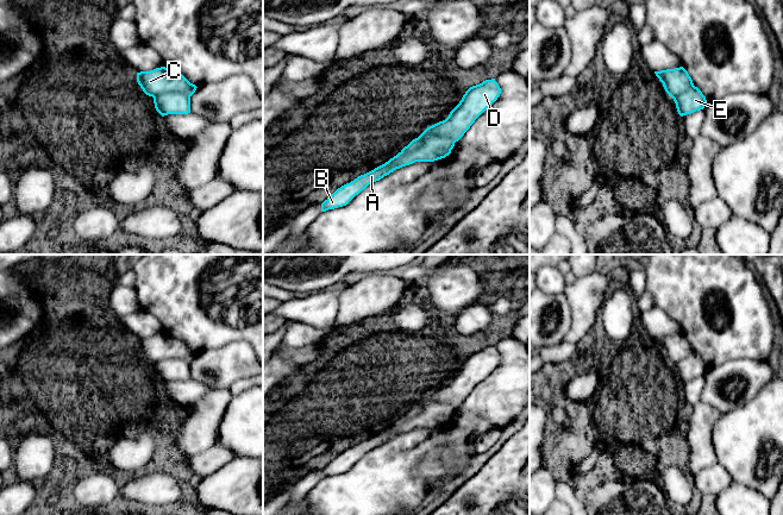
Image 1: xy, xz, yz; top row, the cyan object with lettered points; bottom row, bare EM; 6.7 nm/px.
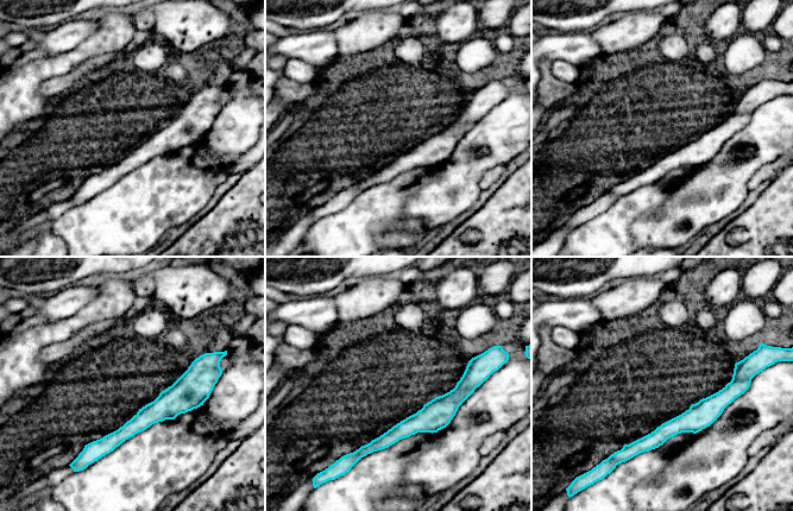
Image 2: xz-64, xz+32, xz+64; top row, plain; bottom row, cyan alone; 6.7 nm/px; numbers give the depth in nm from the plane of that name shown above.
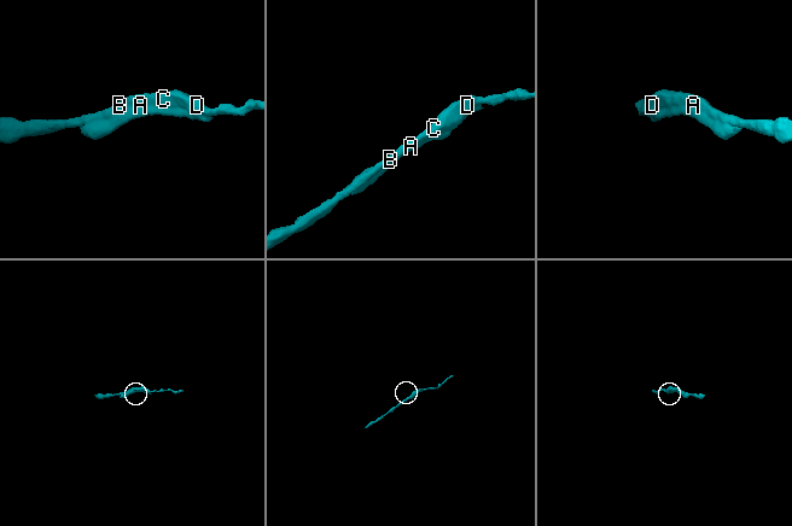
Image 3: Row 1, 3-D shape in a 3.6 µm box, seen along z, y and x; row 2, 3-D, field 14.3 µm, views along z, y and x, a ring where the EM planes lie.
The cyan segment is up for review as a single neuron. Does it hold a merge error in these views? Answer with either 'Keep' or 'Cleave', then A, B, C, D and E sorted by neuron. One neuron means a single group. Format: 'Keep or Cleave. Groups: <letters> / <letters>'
Cleave. Groups: A B C D / E

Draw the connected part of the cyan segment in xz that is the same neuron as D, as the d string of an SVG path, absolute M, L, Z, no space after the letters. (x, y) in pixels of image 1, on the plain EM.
M495 345L486 346L480 351L470 353L445 387L427 394L418 404L413 406L384 431L338 454L321 470L321 478L346 472L369 451L383 445L388 434L396 426L414 417L427 406L432 403L449 403L455 409L458 408L475 387L497 366L500 360L501 354Z

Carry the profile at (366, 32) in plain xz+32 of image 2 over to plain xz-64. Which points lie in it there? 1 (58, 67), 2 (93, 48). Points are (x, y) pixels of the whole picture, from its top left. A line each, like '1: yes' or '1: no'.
1: yes
2: yes

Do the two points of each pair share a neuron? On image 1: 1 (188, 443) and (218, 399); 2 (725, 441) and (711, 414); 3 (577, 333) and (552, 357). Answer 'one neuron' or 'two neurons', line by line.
1: one neuron
2: two neurons
3: two neurons

